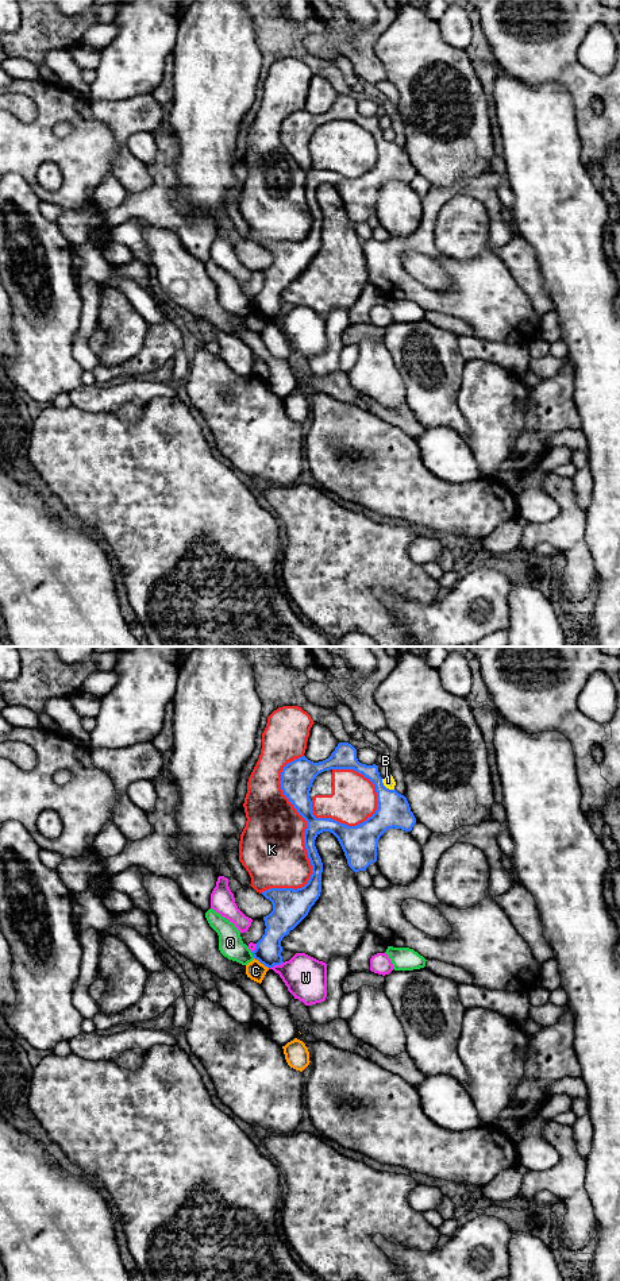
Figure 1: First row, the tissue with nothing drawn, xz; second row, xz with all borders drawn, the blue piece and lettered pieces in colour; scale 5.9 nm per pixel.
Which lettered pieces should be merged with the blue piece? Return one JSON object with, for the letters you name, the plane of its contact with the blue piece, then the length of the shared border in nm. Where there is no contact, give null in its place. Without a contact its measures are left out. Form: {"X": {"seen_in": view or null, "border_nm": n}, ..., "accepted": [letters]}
{"accepted": []}

